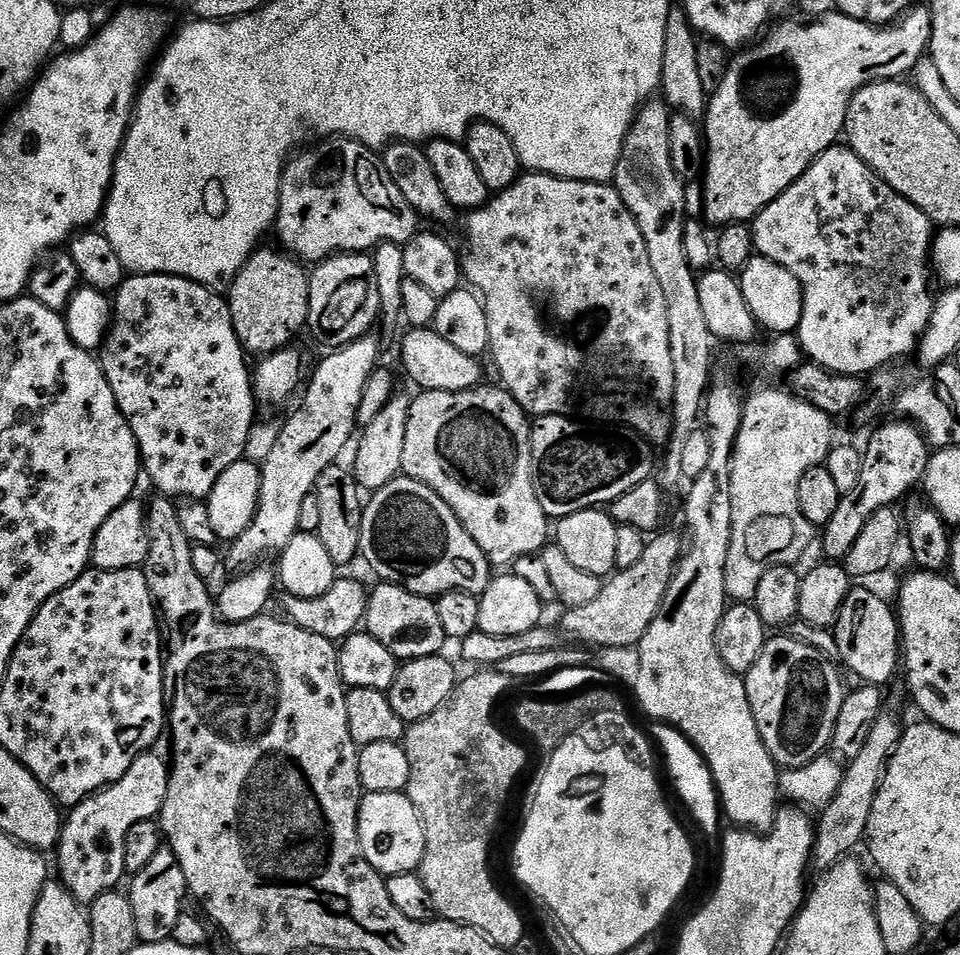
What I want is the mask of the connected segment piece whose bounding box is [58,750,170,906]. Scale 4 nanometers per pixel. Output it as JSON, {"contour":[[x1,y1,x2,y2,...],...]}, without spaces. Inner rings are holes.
{"contour":[[155,751,139,756,126,774,109,788,95,792,67,813,60,830,60,876,64,887,70,890,81,905,91,905,103,892,113,891,126,876,126,834,130,826,160,815,168,789,169,765]]}

